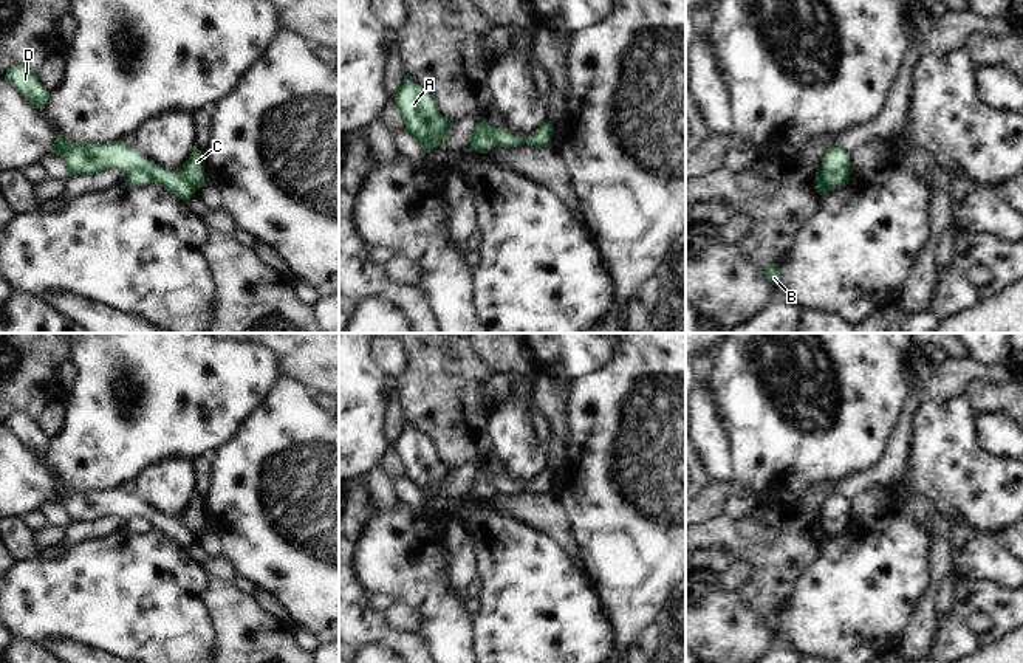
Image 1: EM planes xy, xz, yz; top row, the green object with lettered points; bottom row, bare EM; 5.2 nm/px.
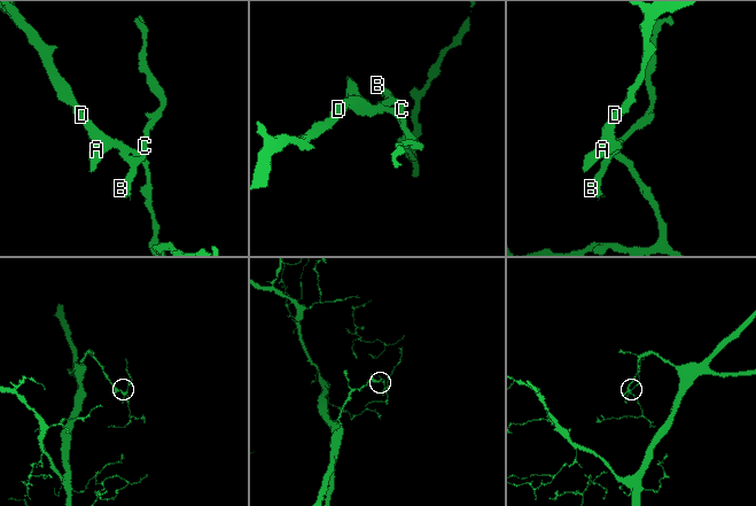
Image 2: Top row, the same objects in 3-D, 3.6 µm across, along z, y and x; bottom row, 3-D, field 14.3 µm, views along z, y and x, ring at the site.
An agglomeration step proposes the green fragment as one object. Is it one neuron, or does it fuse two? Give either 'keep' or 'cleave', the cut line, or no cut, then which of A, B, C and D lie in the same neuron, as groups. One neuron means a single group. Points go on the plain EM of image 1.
cleave; cut in xy along (127, 521), (143, 518), (153, 529); A D / B C

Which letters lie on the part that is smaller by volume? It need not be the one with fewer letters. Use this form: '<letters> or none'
B, C.

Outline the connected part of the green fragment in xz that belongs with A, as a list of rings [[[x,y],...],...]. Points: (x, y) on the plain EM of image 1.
[[[402,428],[395,441],[395,449],[404,466],[405,477],[424,500],[432,502],[432,497],[447,486],[447,479],[453,469],[438,459],[436,449],[429,438],[412,428]]]

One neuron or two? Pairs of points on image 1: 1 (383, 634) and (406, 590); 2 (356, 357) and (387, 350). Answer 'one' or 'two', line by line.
1: two
2: two

